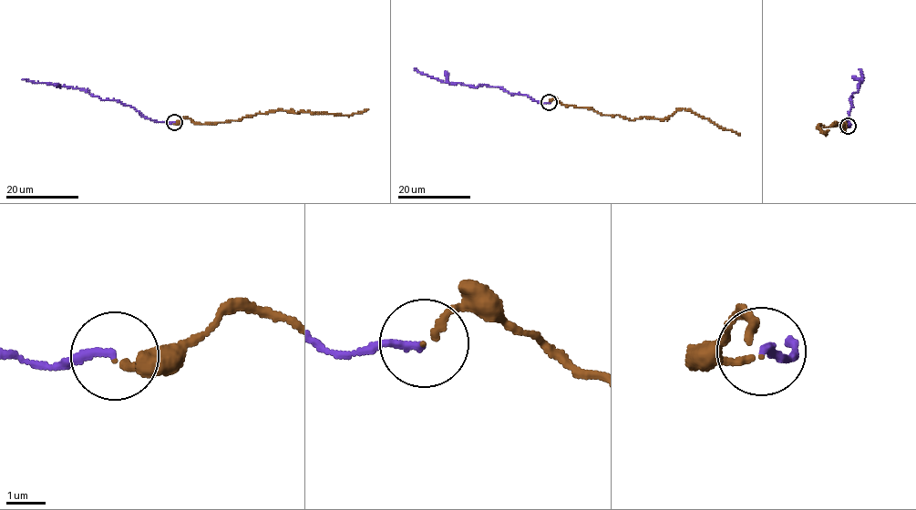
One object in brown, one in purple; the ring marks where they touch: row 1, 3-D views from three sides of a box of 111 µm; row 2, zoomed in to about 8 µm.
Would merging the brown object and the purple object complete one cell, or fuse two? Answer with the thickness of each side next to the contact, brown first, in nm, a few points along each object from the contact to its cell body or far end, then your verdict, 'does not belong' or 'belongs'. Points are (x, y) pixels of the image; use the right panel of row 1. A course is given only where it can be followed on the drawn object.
140 nm thick on the brown side, 200 nm on the other; brown runs (848, 126), (842, 127), (846, 123), (841, 131), (843, 125), (818, 126), (825, 135), (828, 131); purple runs (848, 126), (850, 126), (848, 119), (852, 106), (849, 97), (858, 90), (859, 80), (863, 77), (859, 68); belongs

